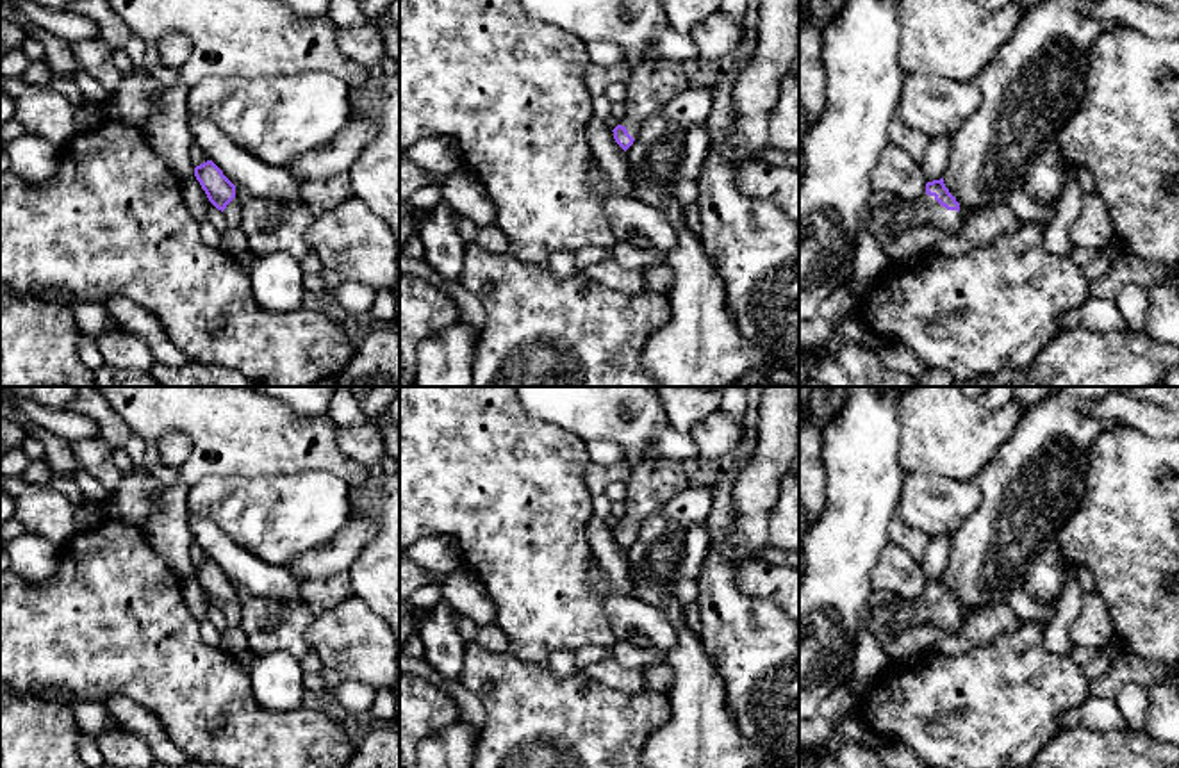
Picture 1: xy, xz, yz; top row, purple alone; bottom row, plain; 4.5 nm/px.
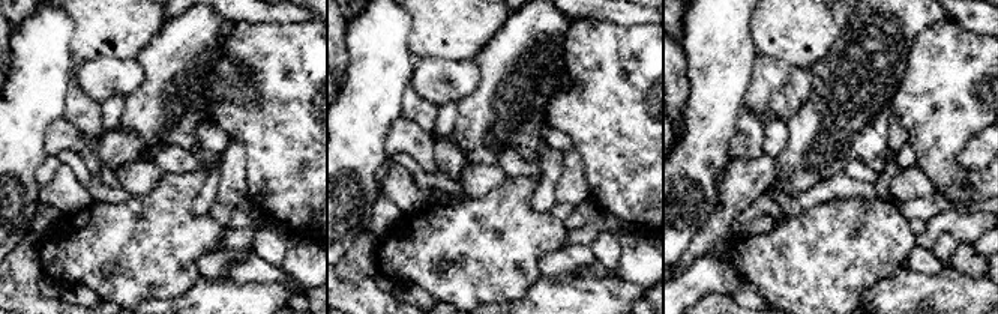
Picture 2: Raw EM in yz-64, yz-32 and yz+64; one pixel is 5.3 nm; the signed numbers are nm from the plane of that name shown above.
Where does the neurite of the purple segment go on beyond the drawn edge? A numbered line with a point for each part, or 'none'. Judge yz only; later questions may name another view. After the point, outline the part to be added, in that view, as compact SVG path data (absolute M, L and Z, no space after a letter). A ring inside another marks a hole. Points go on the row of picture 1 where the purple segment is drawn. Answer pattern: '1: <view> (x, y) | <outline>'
1: yz (908, 216) | M922 194L917 201L888 203L894 212L894 226L897 230L911 232L919 226L935 226L947 233L960 233L963 214L947 210L935 196Z

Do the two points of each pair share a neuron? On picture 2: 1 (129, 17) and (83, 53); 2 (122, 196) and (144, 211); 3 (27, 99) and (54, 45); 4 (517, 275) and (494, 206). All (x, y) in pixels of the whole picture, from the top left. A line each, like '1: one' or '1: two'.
1: one
2: two
3: one
4: one

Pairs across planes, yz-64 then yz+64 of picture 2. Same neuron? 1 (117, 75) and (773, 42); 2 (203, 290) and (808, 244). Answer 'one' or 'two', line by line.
1: two
2: two

